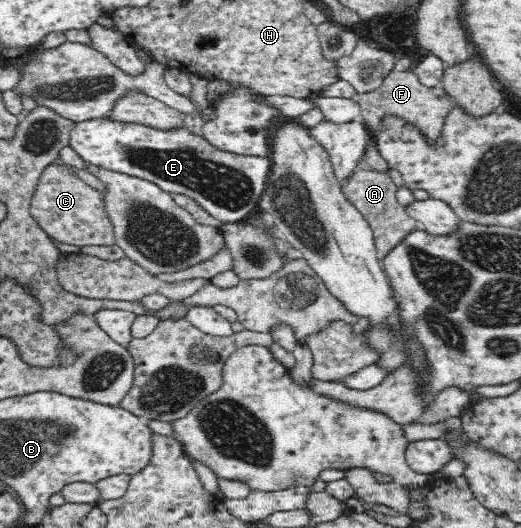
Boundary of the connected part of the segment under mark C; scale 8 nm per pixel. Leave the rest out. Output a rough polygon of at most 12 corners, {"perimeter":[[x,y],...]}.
{"perimeter":[[48,165],[30,213],[50,238],[115,244],[103,196]]}

